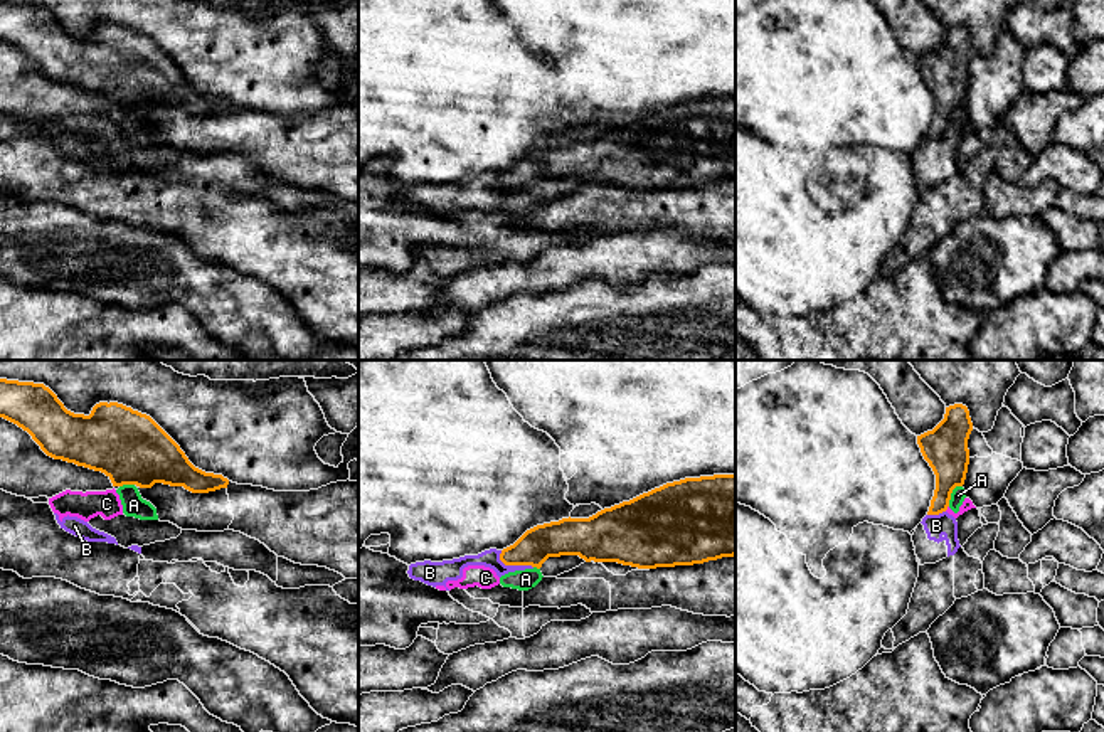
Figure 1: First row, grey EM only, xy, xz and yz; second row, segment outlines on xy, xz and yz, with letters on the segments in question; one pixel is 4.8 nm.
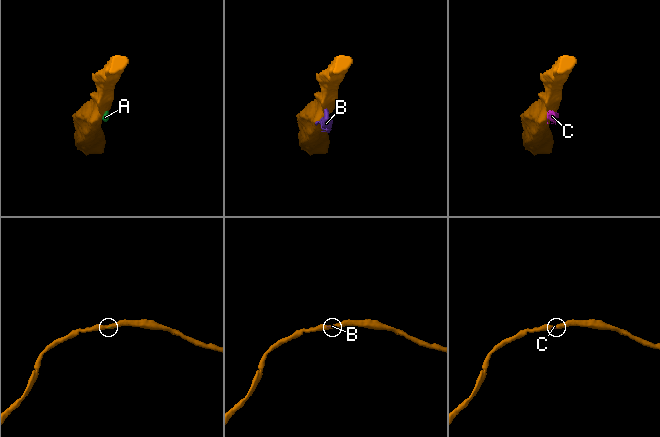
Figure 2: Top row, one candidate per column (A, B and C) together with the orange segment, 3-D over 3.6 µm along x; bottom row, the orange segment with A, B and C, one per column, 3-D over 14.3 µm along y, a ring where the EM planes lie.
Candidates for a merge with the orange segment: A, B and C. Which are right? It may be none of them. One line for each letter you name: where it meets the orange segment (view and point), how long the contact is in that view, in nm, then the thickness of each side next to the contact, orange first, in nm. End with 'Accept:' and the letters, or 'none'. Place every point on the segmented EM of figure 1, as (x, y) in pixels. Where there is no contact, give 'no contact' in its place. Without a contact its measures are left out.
Accept: none

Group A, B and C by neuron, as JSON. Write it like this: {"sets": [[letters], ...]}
{"sets": [["A", "B", "C"]]}

